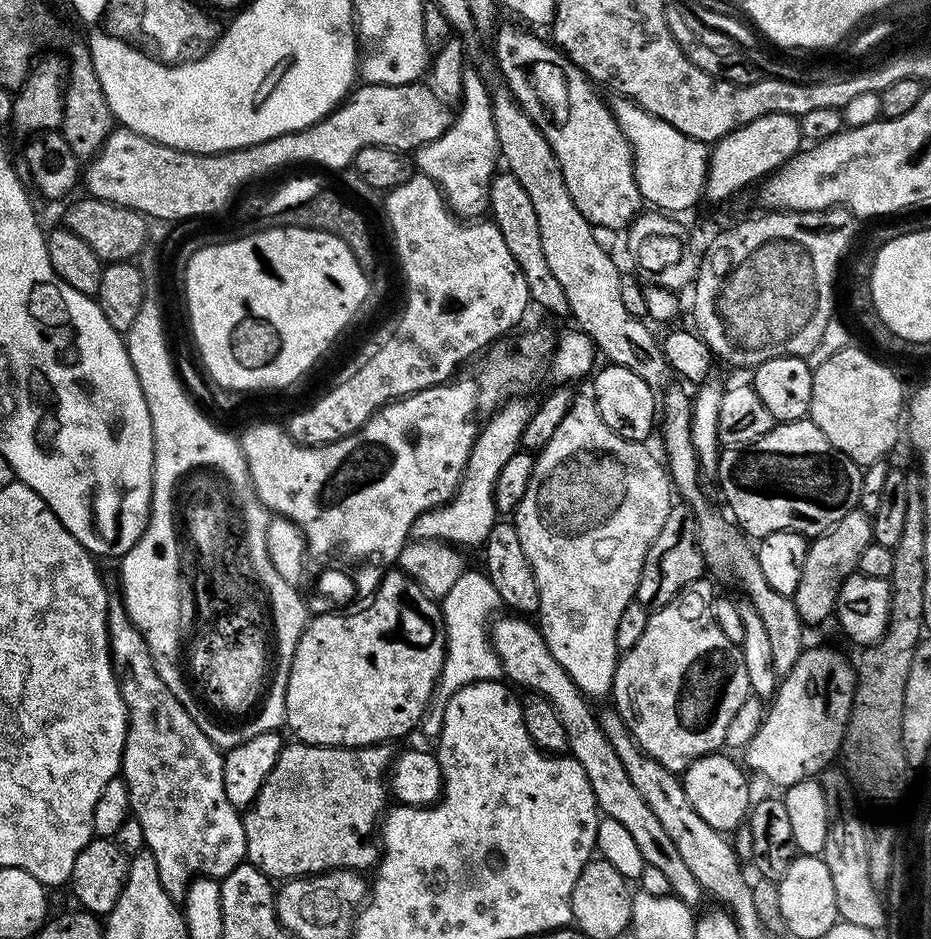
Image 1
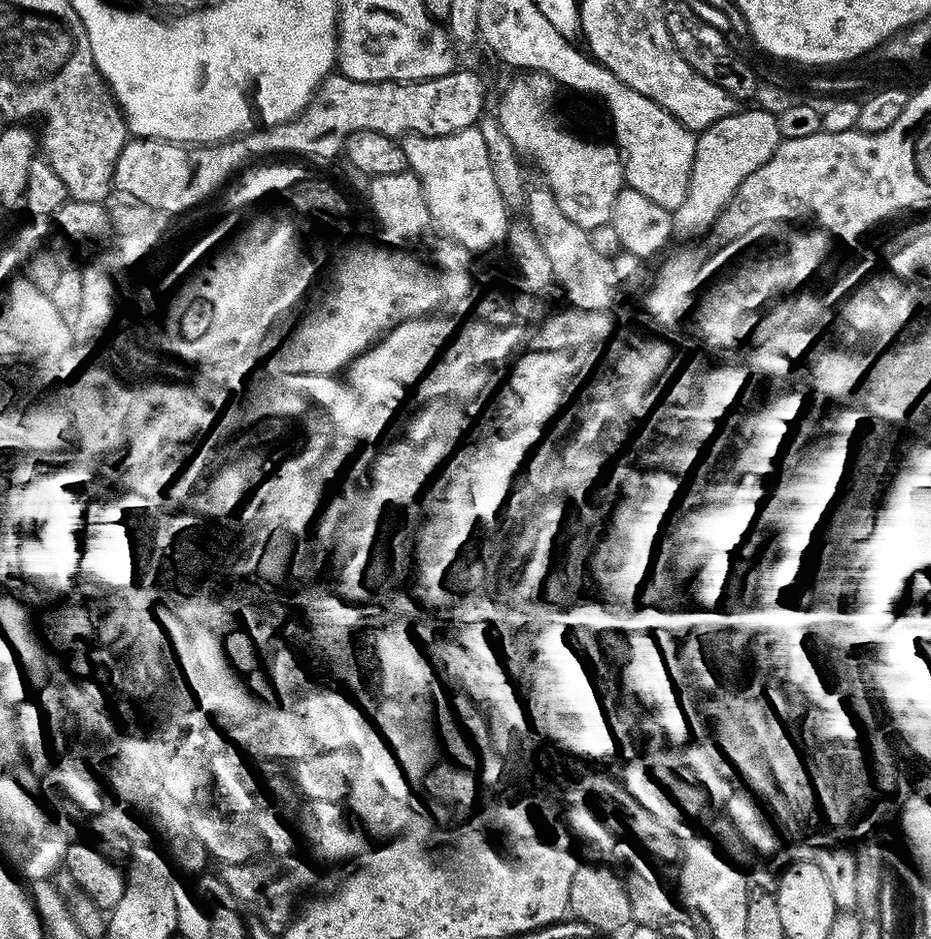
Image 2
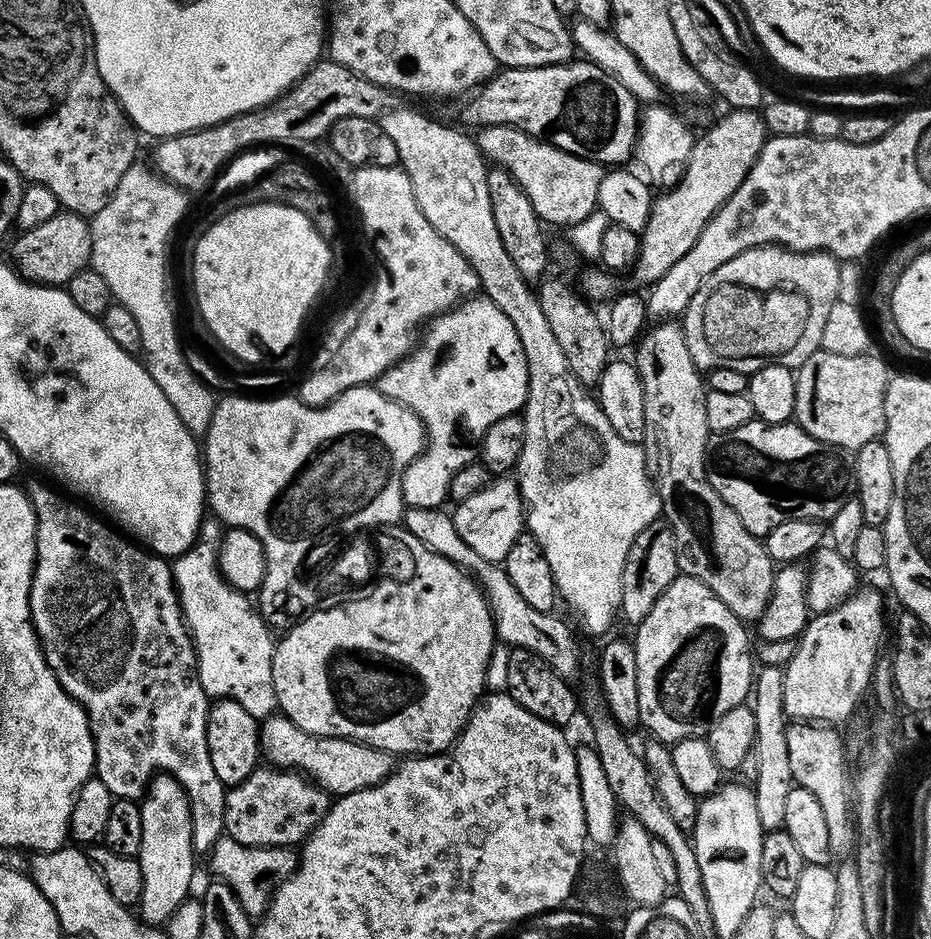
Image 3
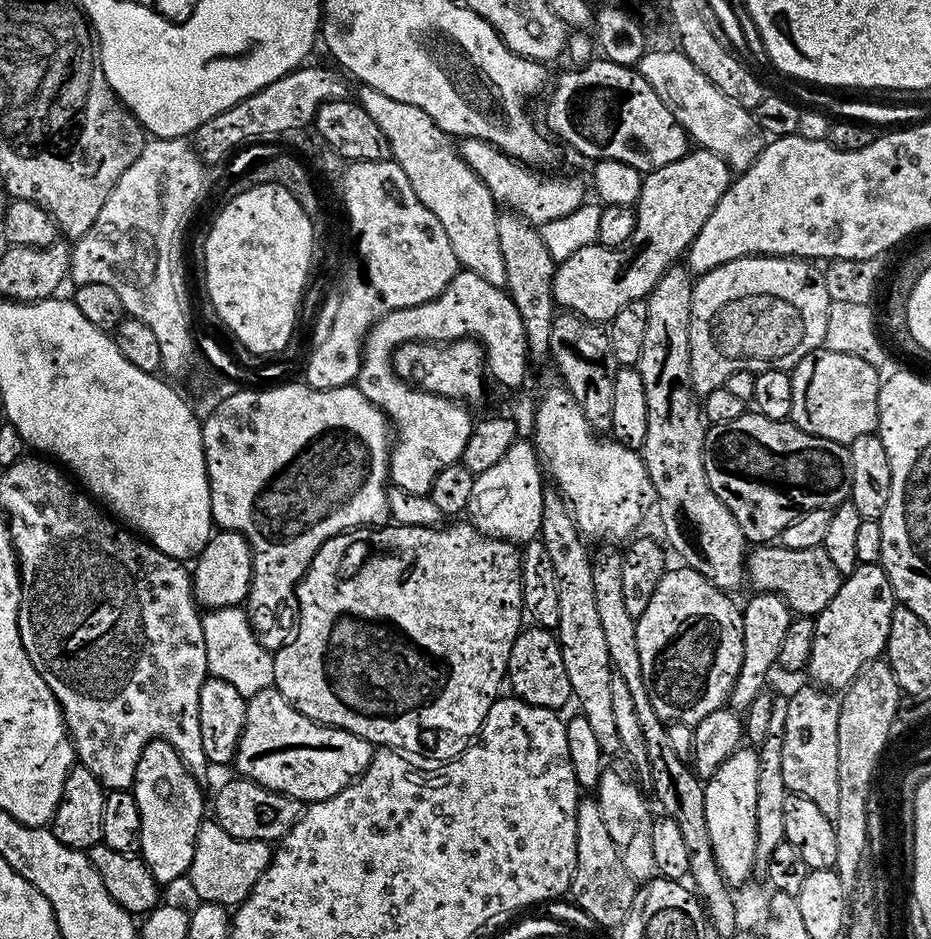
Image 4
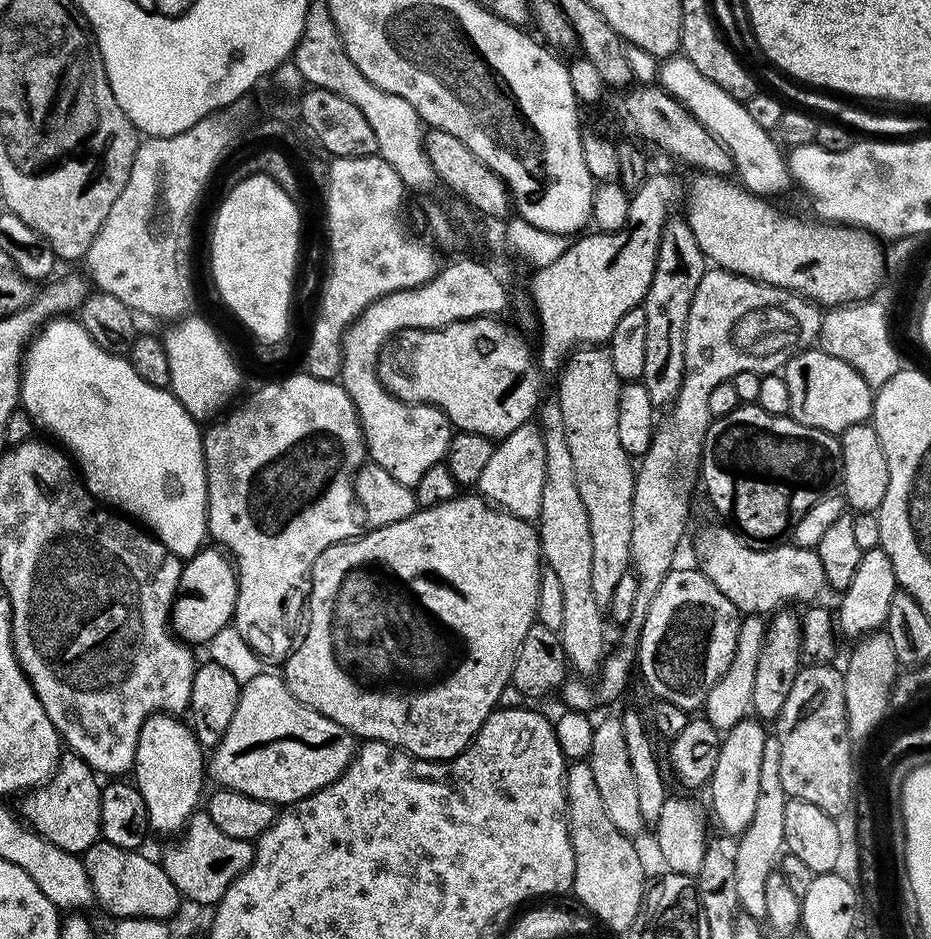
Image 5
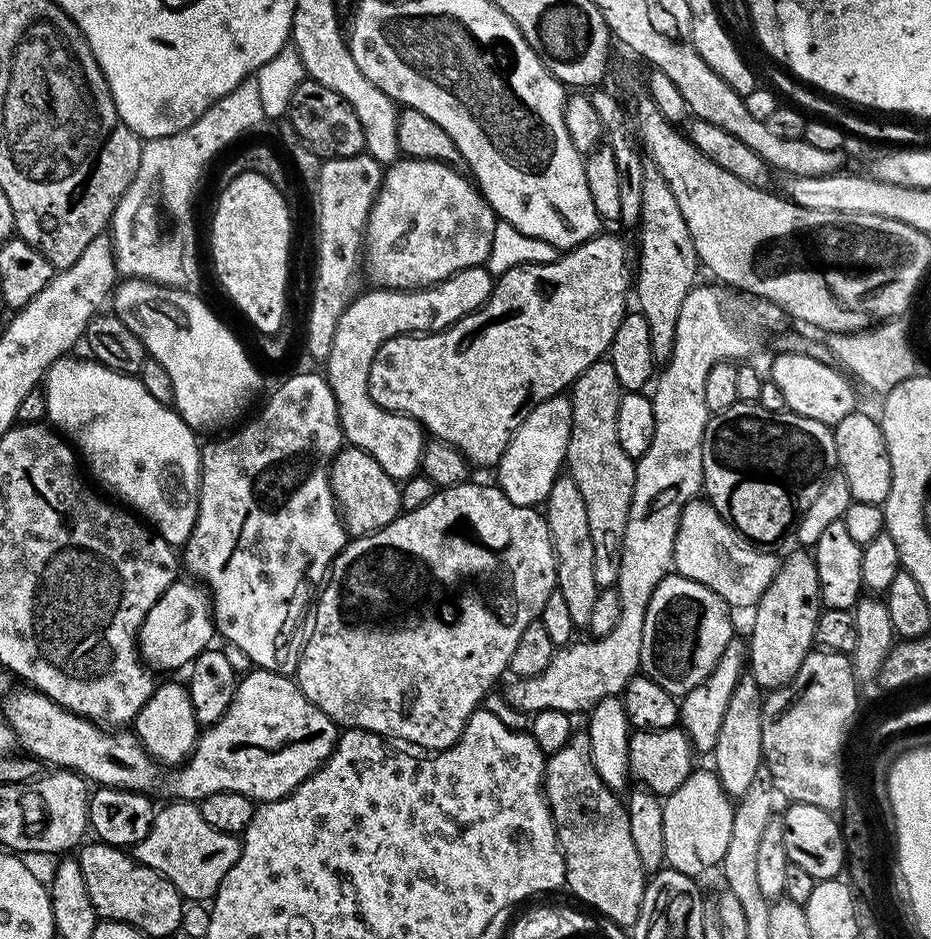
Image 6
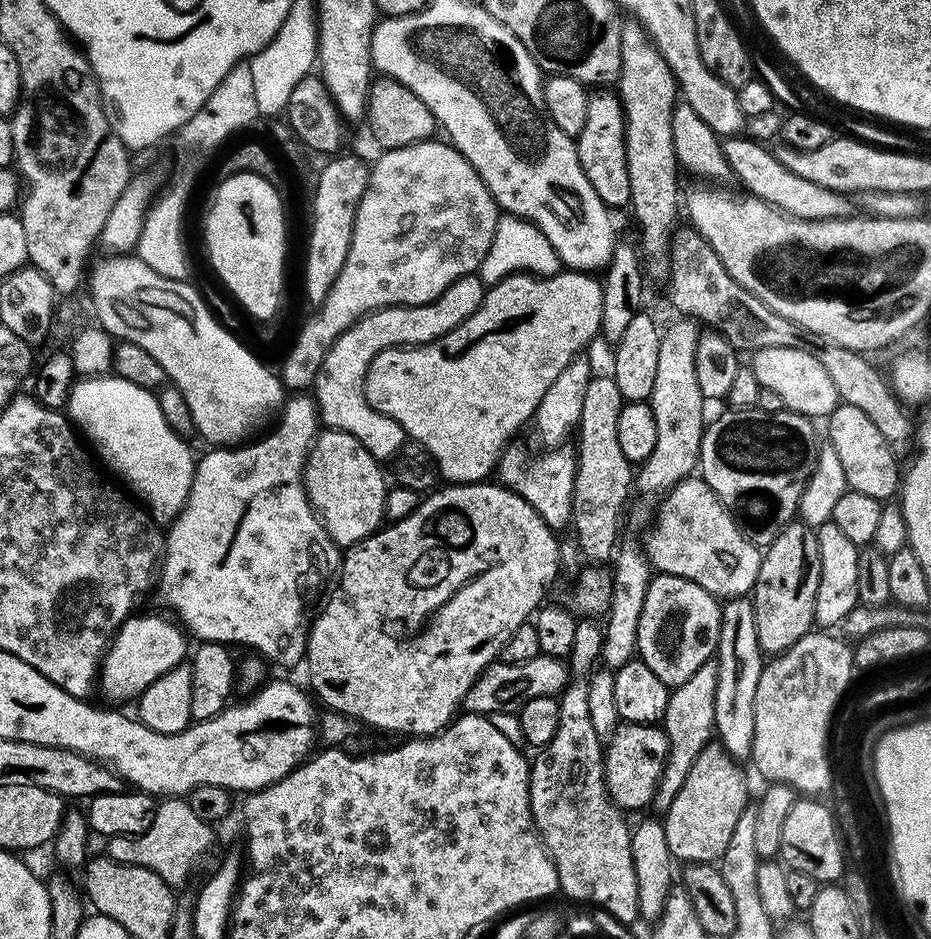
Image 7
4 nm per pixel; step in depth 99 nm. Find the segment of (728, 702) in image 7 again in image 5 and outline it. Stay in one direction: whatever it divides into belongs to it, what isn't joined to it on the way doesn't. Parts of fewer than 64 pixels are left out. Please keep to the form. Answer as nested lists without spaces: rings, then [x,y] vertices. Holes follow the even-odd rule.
[[[745,718],[729,732],[723,733],[718,750],[718,766],[714,766],[712,788],[712,812],[716,820],[732,838],[739,837],[754,818],[754,805],[758,803],[758,777],[762,766],[762,749],[770,738],[764,733],[765,725],[756,718]]]

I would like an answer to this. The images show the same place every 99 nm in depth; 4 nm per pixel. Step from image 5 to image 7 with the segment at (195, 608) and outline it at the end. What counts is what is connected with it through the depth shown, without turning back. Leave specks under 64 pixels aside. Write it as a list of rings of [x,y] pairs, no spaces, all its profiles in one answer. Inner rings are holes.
[[[134,614],[117,628],[98,674],[99,691],[108,699],[114,702],[137,699],[150,683],[187,659],[190,644],[186,642],[185,631],[173,619],[166,618]]]

